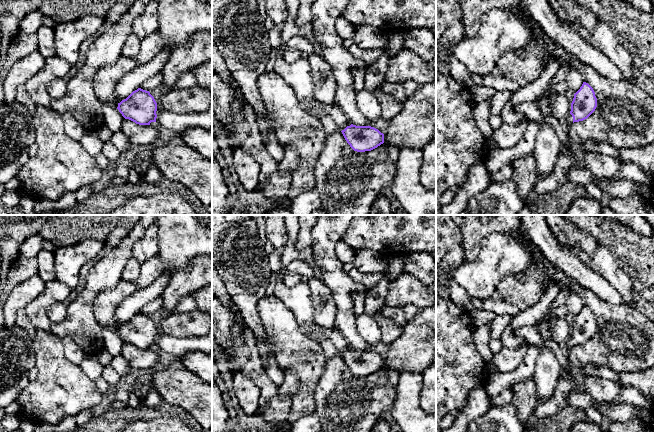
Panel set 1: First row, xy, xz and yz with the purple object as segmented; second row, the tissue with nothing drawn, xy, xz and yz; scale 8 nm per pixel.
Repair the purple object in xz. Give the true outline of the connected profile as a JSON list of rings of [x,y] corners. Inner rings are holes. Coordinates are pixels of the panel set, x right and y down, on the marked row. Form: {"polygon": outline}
{"polygon": [[[351,124],[341,132],[350,147],[357,152],[371,151],[384,143],[384,134],[371,126]]]}

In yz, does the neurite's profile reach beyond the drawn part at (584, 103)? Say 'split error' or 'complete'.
split error

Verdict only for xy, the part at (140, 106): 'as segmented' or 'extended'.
as segmented

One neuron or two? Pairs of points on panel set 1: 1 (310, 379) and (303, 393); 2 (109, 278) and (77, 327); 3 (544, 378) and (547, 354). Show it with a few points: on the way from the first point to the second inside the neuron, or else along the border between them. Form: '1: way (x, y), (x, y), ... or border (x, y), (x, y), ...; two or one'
1: way (307, 382), (306, 390); one
2: way (96, 287), (85, 298), (80, 314); one
3: way (546, 372), (547, 360); one

